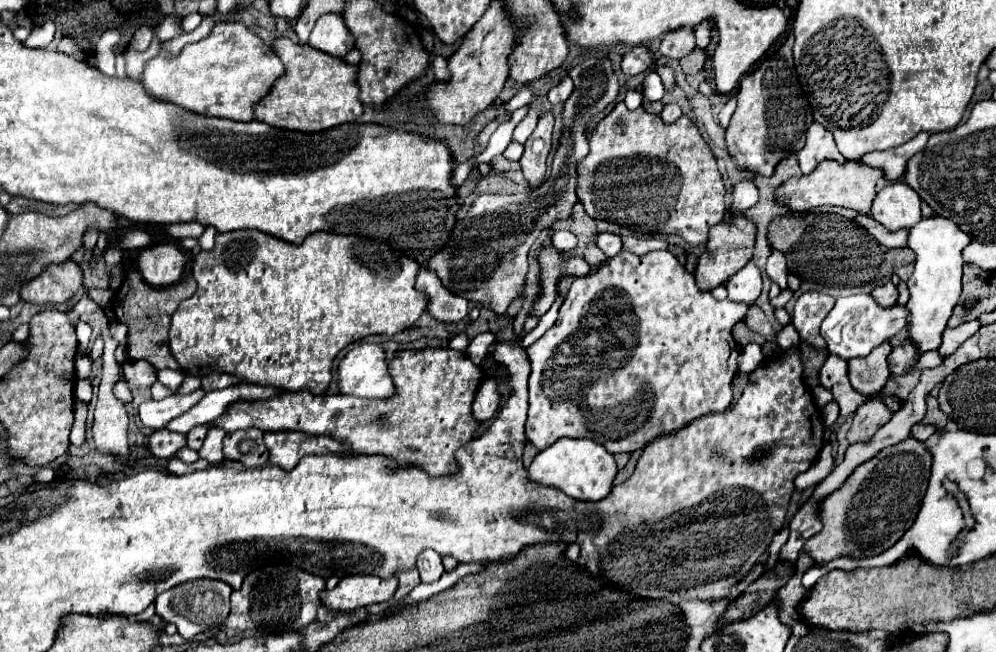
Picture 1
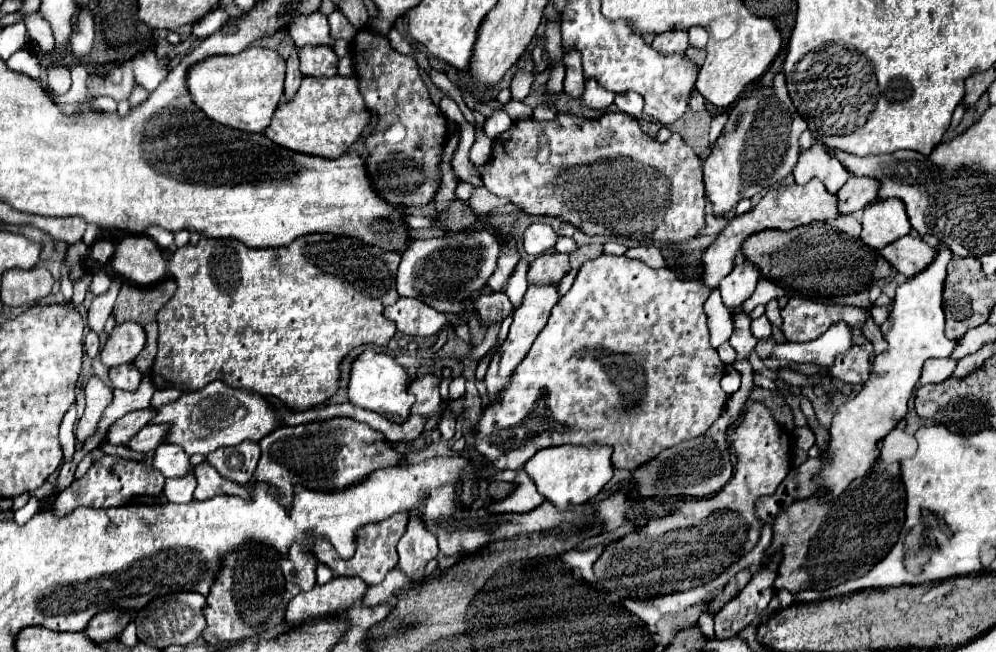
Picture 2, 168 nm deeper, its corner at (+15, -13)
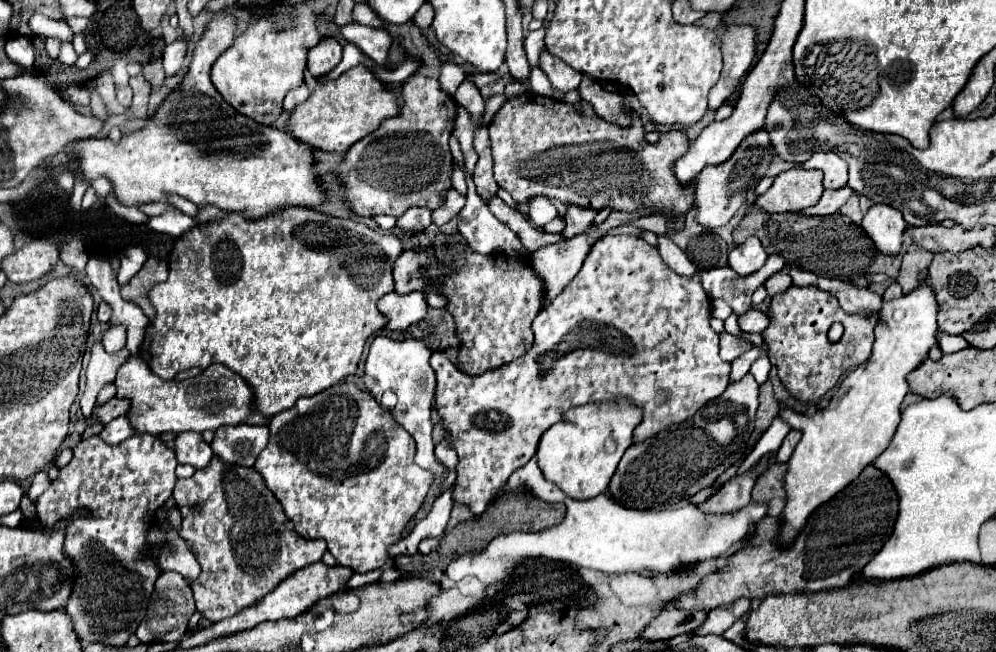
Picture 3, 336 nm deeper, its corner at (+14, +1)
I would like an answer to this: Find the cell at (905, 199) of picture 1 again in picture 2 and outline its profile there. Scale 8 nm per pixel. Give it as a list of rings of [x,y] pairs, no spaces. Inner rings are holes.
[[[897,198],[877,200],[863,212],[861,240],[873,250],[881,250],[897,238],[907,236],[909,232],[909,218],[905,214],[903,204]]]

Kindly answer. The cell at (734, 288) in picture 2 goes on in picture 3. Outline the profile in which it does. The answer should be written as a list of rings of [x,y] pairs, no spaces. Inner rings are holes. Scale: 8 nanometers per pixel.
[[[750,238],[744,244],[738,244],[728,254],[728,266],[734,268],[738,276],[748,276],[758,272],[768,260],[766,250],[762,248],[762,242],[758,238]]]

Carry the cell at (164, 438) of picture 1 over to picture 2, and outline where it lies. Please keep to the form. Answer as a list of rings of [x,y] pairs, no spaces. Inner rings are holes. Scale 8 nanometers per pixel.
[[[161,444],[155,450],[153,468],[157,468],[167,478],[181,478],[193,472],[189,456],[175,444]]]

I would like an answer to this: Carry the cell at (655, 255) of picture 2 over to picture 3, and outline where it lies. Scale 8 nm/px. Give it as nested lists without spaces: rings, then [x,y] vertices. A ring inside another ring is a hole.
[[[658,236],[658,244],[656,250],[660,252],[662,260],[674,270],[680,272],[682,276],[692,276],[696,272],[696,266],[686,258],[686,254],[668,238],[668,236]]]

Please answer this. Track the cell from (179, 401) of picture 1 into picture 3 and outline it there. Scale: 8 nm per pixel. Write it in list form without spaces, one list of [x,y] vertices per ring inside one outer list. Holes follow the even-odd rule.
[[[114,396],[114,398],[108,400],[106,404],[94,408],[92,418],[88,420],[88,424],[96,422],[96,420],[102,422],[102,424],[108,424],[110,420],[114,420],[114,418],[118,418],[118,416],[124,416],[128,410],[130,410],[130,400],[128,400],[128,398],[116,398],[116,396]]]

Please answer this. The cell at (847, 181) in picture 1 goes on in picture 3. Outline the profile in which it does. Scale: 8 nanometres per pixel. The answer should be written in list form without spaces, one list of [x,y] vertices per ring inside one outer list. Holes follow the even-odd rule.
[[[792,168],[780,172],[768,192],[760,196],[754,206],[762,208],[770,214],[780,212],[800,212],[802,208],[814,206],[824,192],[822,172],[820,170],[804,170]]]

